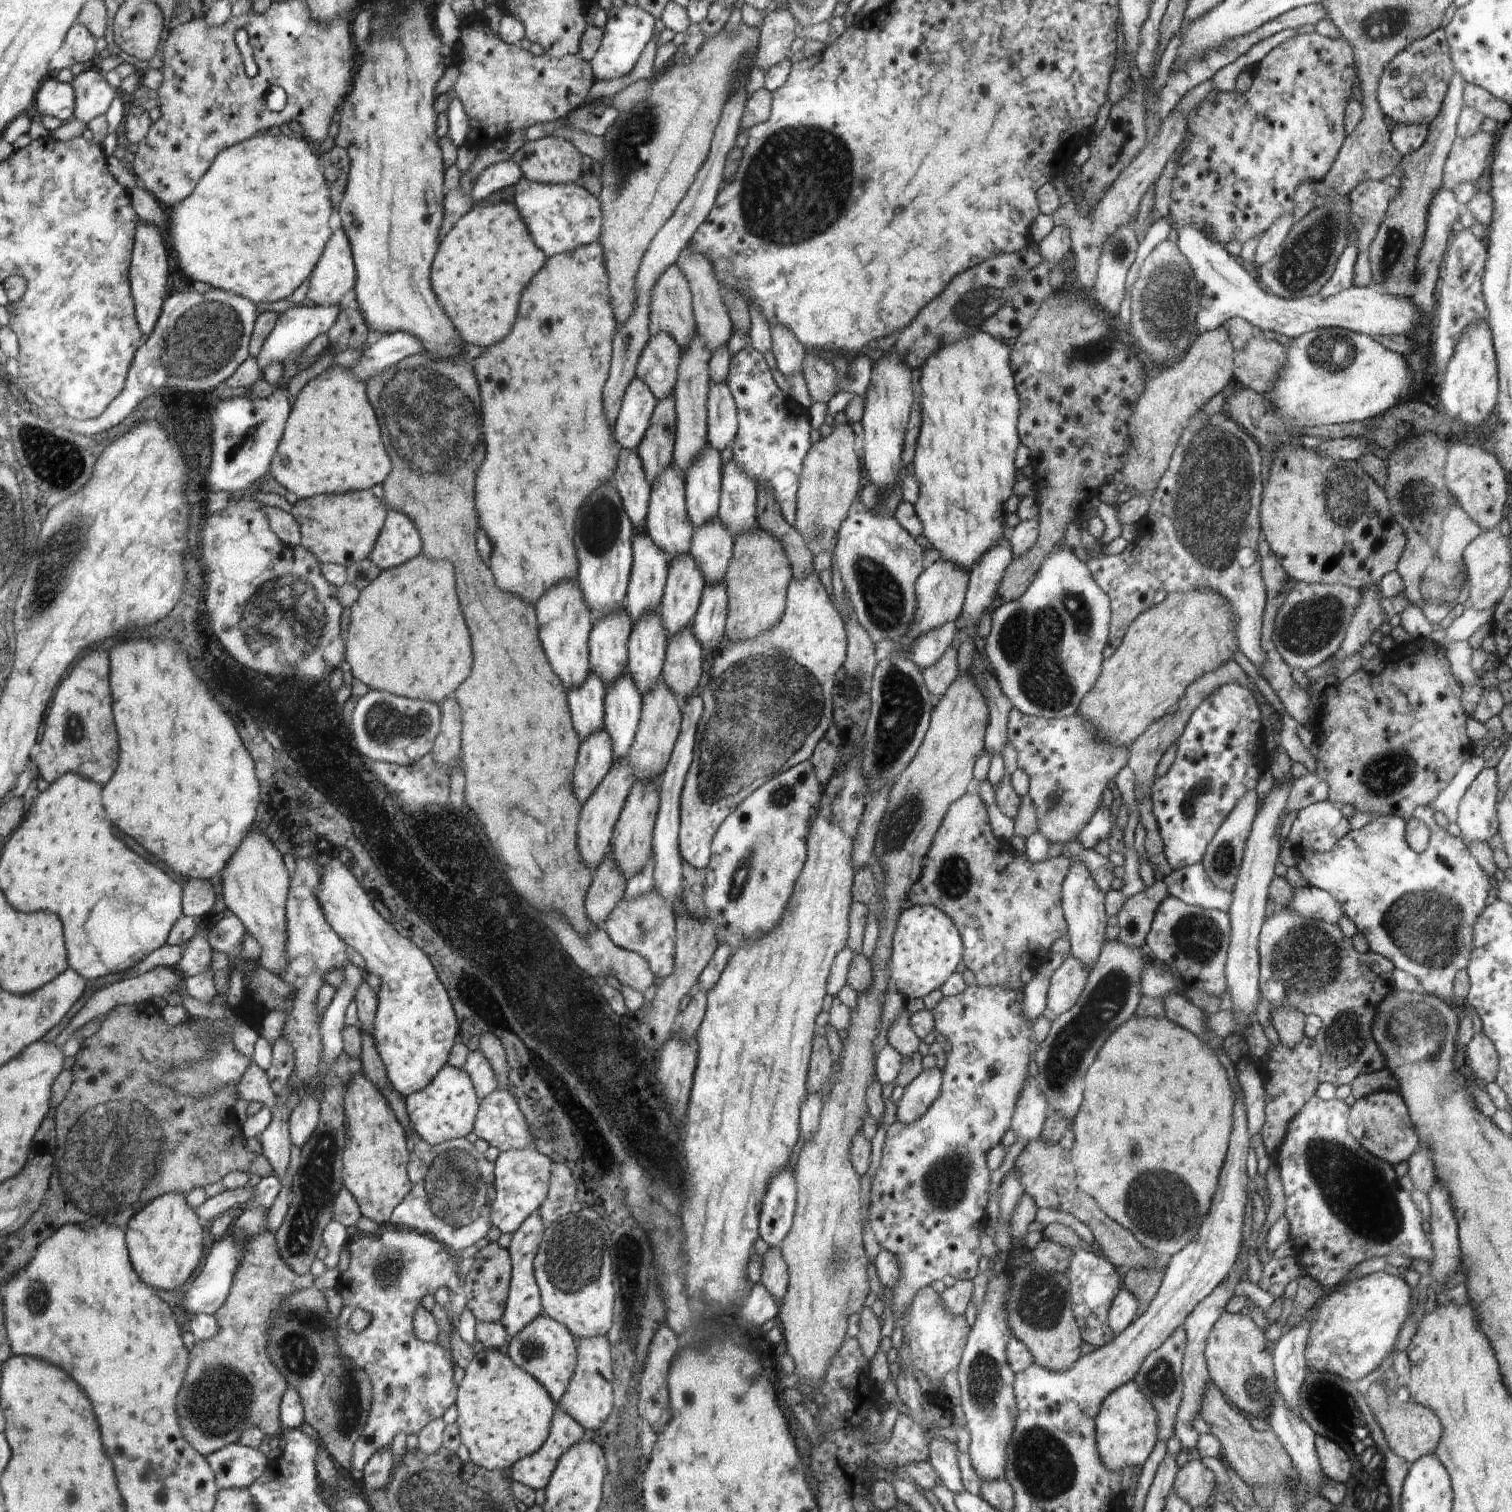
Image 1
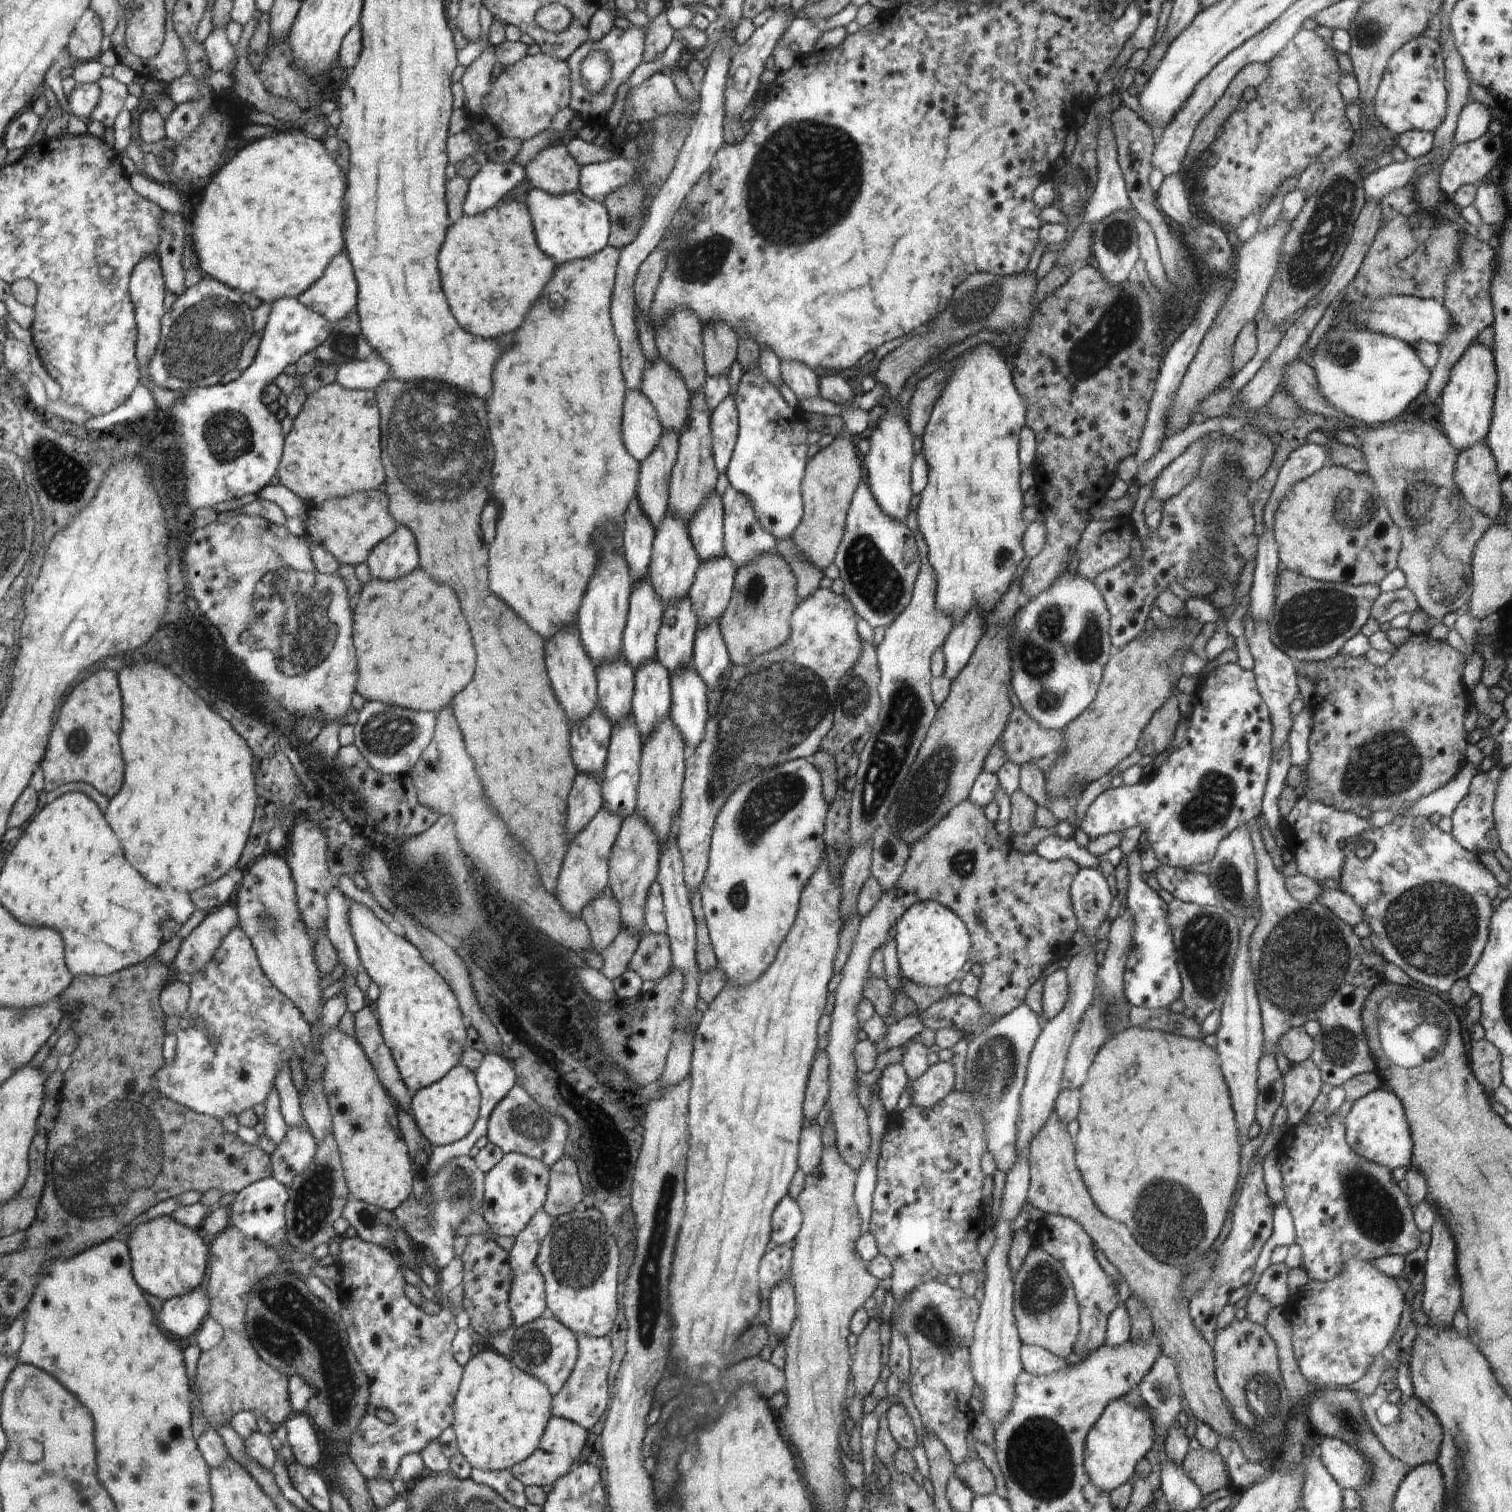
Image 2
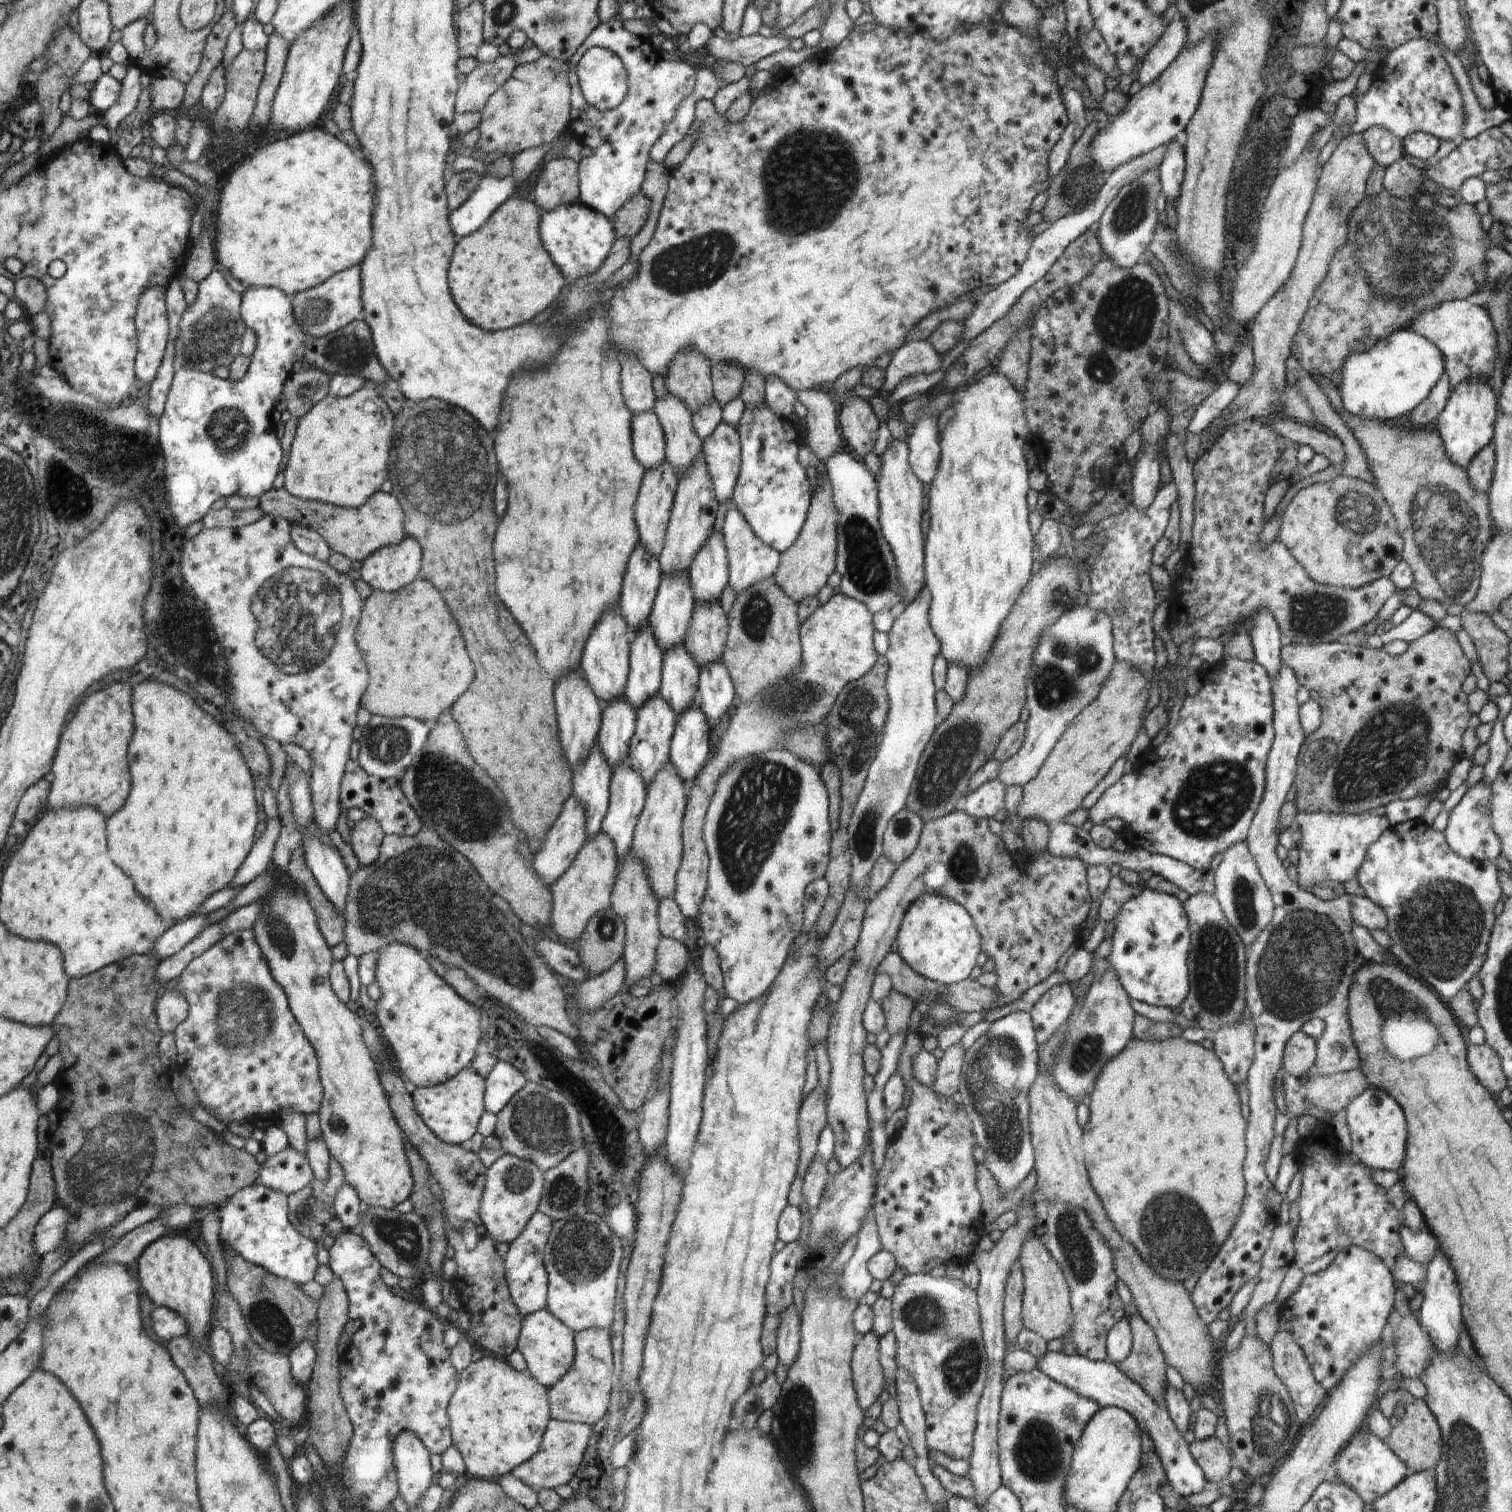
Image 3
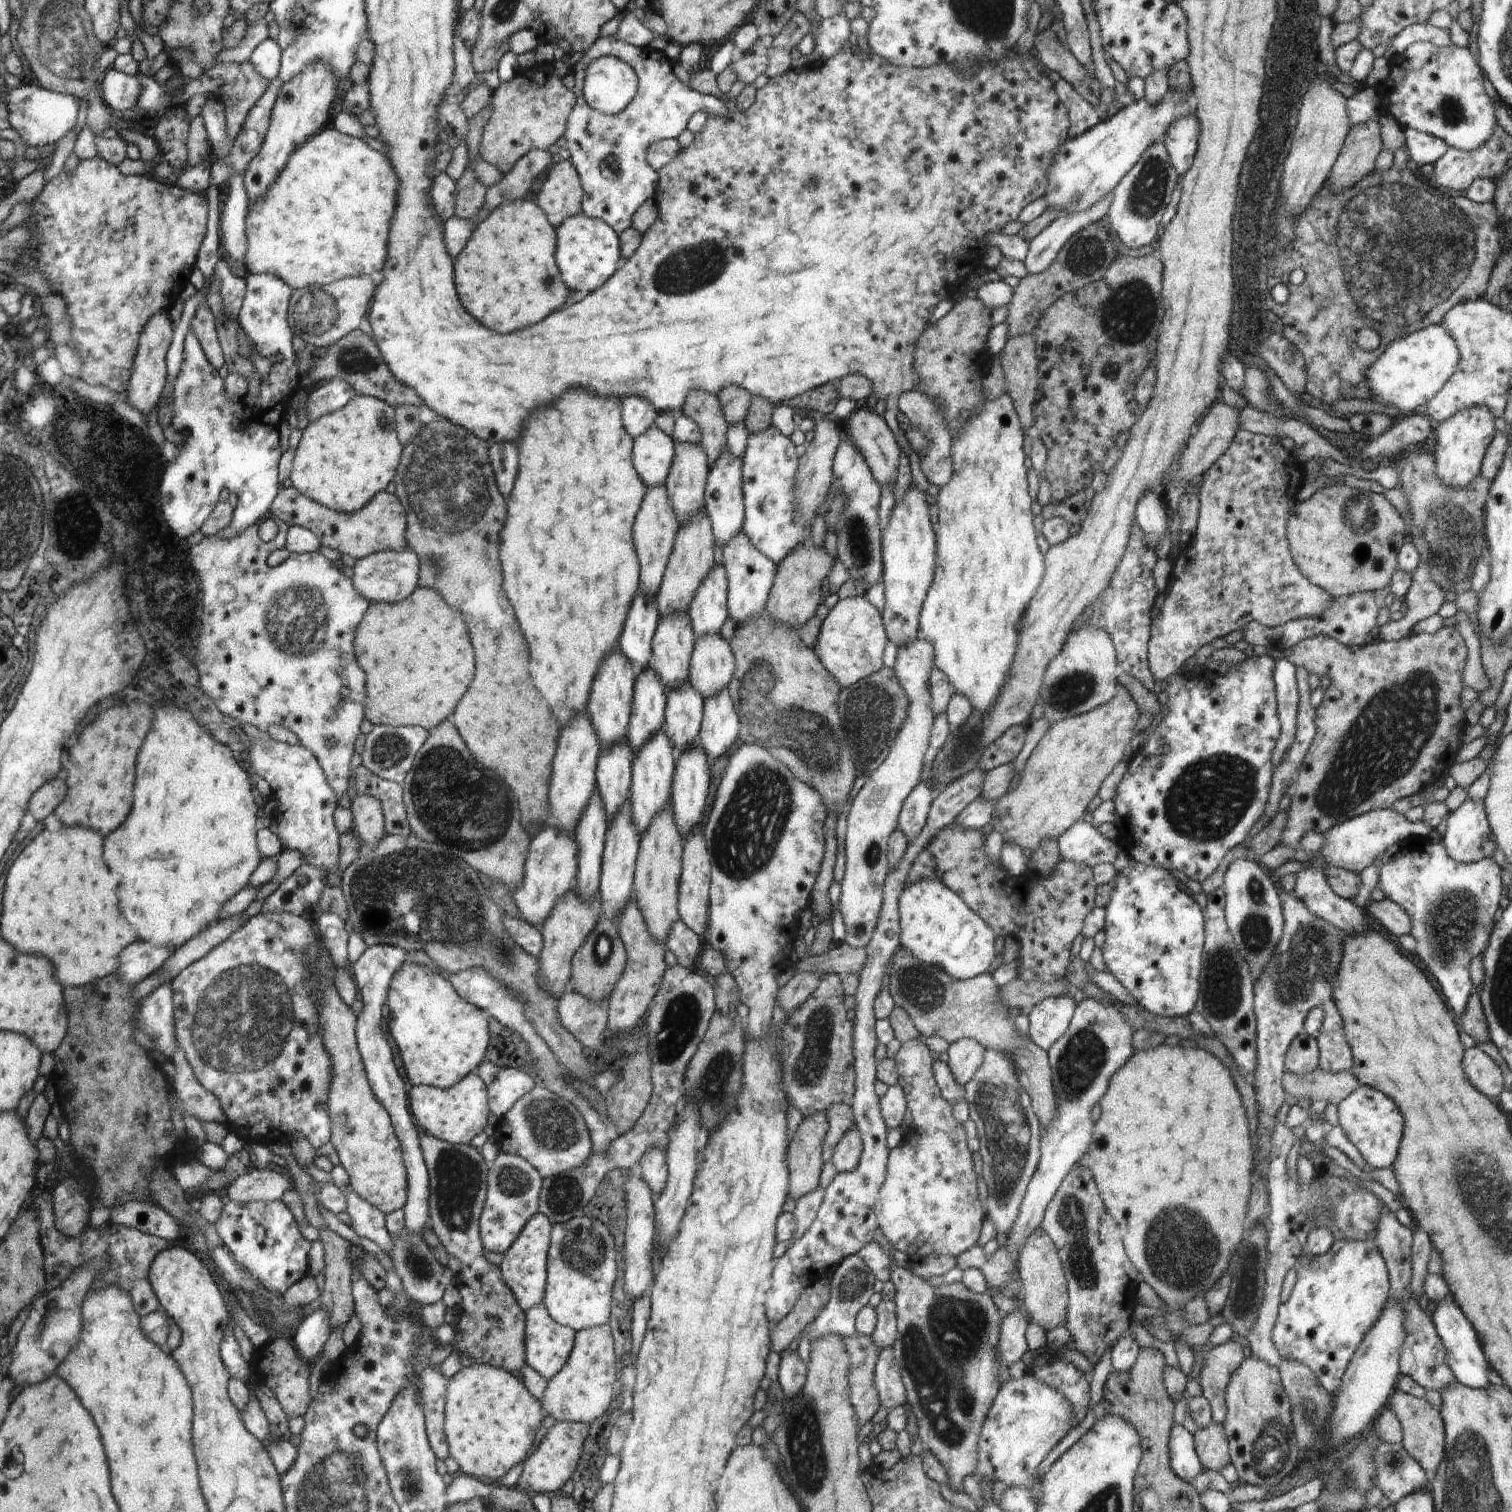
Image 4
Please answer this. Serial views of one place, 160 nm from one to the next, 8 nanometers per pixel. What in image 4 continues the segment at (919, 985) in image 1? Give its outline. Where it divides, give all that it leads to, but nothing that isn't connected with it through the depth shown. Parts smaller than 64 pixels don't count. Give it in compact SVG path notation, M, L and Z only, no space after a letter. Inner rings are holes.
M924 879L911 884L902 889L897 905L900 945L916 960L940 967L956 980L972 979L986 973L994 960L996 936L992 934L991 926L943 881Z

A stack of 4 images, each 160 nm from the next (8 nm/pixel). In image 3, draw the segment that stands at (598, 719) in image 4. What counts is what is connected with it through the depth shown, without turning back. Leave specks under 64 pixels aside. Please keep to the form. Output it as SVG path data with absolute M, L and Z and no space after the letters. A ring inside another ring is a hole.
M619 604L614 606L608 616L604 616L604 624L592 632L592 640L588 640L588 652L584 652L584 674L588 682L595 690L600 700L606 704L614 702L613 699L624 694L625 684L629 673L631 629L627 620L623 617Z

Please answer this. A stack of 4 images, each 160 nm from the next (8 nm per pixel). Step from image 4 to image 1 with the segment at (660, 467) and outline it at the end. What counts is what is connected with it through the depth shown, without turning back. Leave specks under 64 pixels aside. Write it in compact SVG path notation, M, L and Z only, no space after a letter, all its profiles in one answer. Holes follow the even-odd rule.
M634 377L626 388L617 421L613 424L614 437L619 447L638 452L651 424L651 416L658 399L648 385Z

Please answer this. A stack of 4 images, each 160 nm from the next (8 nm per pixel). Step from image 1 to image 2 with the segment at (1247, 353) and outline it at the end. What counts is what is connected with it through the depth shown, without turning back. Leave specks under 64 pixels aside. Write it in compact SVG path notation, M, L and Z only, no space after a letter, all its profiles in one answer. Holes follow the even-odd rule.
M1300 359L1290 361L1283 368L1279 388L1292 397L1300 409L1346 421L1349 424L1349 430L1361 438L1360 450L1364 453L1367 462L1368 475L1373 478L1380 498L1400 531L1401 549L1397 558L1397 568L1404 573L1405 587L1409 588L1416 597L1419 609L1439 622L1449 612L1455 611L1458 616L1465 614L1467 612L1465 607L1473 591L1471 583L1473 581L1471 568L1473 550L1494 521L1480 509L1468 503L1456 486L1453 472L1457 452L1448 437L1423 421L1392 420L1384 424L1367 425L1346 417L1318 392L1312 367Z

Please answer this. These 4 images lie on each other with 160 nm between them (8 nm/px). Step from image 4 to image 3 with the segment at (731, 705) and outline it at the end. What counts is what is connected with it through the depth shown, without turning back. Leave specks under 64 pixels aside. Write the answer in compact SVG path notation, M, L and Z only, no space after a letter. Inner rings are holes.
M722 659L699 667L698 705L709 719L718 720L732 704L734 687L731 673Z

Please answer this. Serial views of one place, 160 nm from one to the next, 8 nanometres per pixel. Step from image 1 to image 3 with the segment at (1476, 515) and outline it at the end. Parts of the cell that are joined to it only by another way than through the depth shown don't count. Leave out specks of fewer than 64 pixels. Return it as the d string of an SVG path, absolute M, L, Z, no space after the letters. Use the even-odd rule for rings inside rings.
M1487 444L1478 454L1472 457L1471 463L1465 468L1470 484L1481 493L1491 489L1495 467L1495 448Z

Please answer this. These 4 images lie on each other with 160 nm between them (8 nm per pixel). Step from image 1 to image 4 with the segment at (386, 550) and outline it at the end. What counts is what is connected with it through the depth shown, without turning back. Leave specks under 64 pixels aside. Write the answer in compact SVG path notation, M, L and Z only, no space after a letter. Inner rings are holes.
M406 548L404 551L372 553L364 559L358 559L353 569L352 582L360 596L368 599L371 603L374 601L397 603L417 590L422 565L419 563L419 556L412 549Z

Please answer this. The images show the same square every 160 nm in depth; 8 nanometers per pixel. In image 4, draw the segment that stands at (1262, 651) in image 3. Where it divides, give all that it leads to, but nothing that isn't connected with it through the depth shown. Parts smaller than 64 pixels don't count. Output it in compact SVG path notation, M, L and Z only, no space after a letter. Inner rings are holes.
M1284 657L1275 659L1272 678L1275 682L1277 715L1281 724L1281 733L1271 758L1274 768L1279 765L1286 749L1291 747L1295 737L1299 701L1296 675L1297 666L1295 664Z

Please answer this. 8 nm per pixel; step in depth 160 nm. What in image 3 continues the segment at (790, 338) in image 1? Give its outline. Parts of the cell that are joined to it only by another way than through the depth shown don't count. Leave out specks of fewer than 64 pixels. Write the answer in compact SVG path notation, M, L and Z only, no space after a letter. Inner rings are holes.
M826 387L798 389L795 393L808 410L804 426L810 448L816 458L825 462L844 441L837 419L837 401Z

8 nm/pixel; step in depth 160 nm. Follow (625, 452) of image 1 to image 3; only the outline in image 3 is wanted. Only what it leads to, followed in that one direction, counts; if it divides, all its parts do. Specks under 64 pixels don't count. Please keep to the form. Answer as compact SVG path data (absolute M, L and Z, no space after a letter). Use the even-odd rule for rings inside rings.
M638 542L630 562L626 563L618 598L619 607L631 631L636 626L648 624L662 573L657 556Z

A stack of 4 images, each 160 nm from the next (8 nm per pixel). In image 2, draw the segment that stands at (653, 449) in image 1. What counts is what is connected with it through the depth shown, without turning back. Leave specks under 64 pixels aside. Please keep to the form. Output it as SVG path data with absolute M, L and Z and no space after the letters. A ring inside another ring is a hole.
M664 429L662 438L648 458L639 462L638 494L642 510L649 516L655 528L660 525L669 510L669 484L677 452L679 434L674 429Z

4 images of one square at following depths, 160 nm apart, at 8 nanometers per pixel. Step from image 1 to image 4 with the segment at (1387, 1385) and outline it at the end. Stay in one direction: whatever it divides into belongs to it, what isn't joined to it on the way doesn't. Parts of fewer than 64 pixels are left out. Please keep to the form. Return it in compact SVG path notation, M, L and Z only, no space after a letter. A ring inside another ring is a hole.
M1396 1387L1388 1400L1387 1408L1392 1409L1400 1421L1403 1432L1402 1446L1426 1472L1436 1472L1444 1458L1445 1432L1440 1411L1426 1399L1414 1397Z

